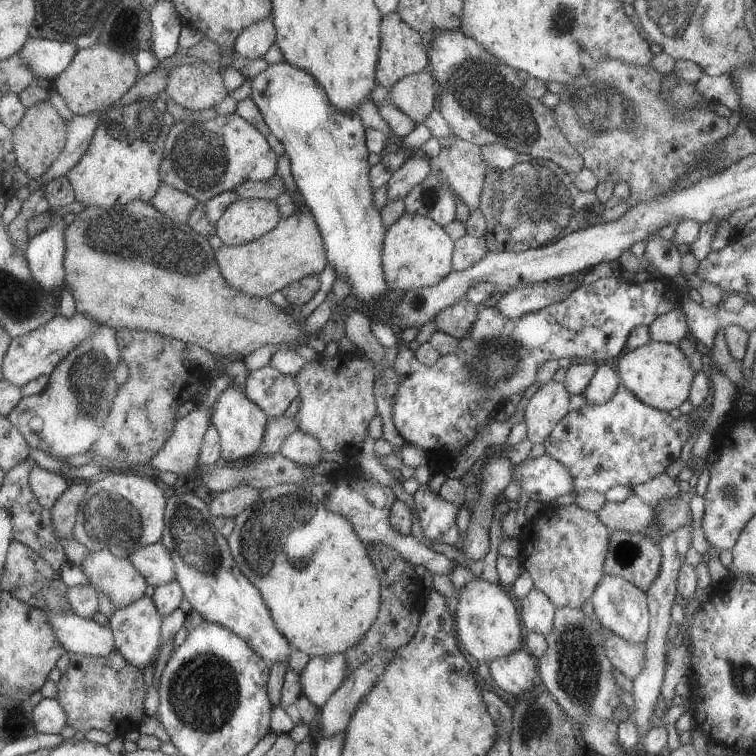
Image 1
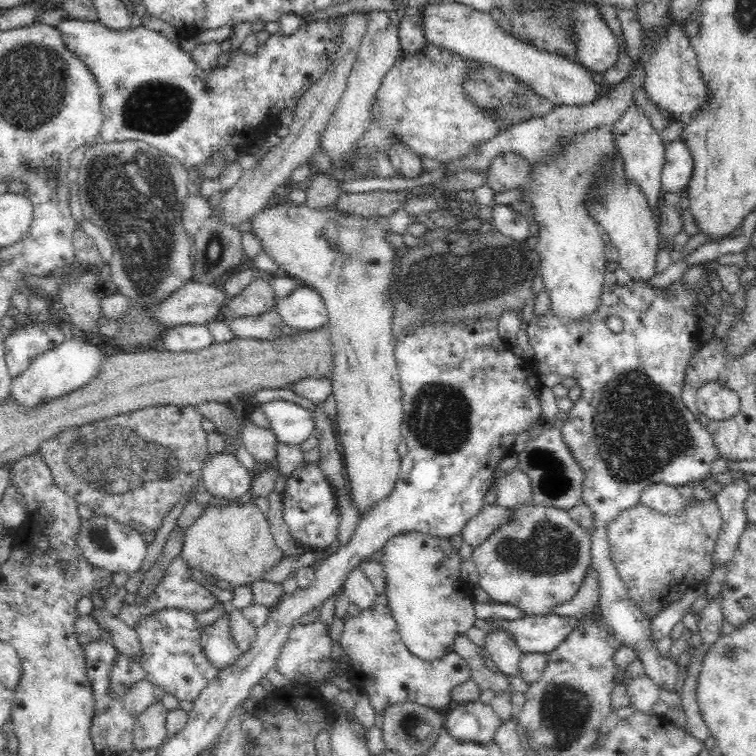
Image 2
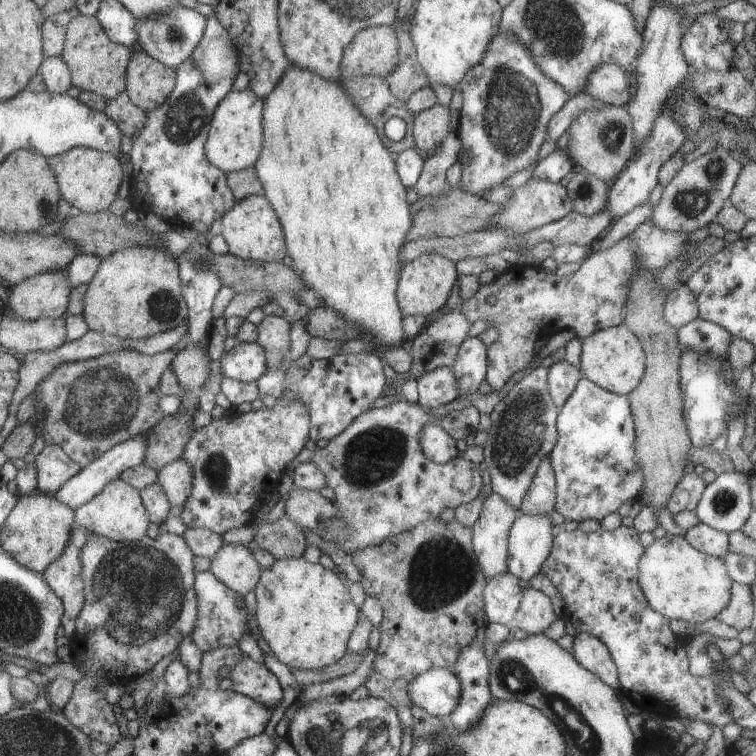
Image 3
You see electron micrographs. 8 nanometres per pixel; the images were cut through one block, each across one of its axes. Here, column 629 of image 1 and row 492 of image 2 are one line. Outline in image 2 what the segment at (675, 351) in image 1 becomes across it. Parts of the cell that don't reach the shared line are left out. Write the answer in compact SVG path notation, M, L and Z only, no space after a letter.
M291 200L266 205L251 218L251 233L259 240L261 252L269 254L272 261L278 263L278 269L284 270L284 274L300 285L316 290L327 308L334 366L330 377L337 402L336 430L344 448L344 475L350 480L351 499L359 515L390 496L401 470L397 446L402 441L403 404L395 343L392 342L394 303L390 301L392 274L397 269L401 252L386 239L386 234L391 231L388 226L384 228L382 222L382 215L364 217L356 213L344 213L334 205L314 209L306 207L306 203L296 204Z

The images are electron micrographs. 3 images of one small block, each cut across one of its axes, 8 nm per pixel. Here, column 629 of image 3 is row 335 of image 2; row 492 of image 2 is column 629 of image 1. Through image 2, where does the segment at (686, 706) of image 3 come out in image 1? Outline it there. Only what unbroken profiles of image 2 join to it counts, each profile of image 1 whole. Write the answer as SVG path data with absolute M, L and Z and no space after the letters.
M605 575L592 594L596 619L613 634L624 638L632 644L642 644L649 636L650 612L647 594L638 589L638 586L624 580L624 578Z

